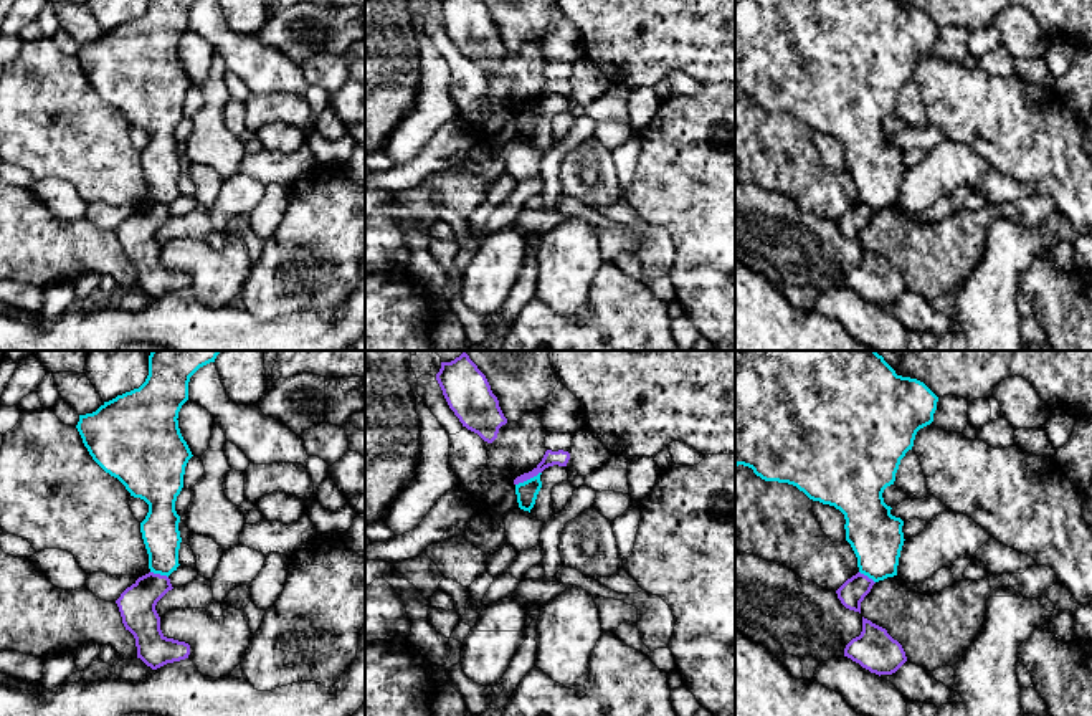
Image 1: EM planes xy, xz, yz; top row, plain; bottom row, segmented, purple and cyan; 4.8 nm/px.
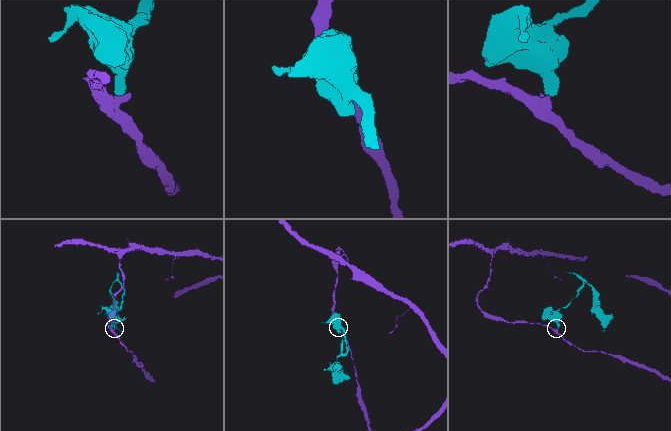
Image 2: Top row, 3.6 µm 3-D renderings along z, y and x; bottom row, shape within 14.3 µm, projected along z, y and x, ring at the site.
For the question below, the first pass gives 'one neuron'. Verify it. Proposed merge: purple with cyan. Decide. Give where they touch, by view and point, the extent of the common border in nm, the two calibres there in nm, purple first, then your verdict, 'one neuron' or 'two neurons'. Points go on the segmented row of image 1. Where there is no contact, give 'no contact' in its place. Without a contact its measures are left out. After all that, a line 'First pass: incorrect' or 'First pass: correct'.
xz (527, 478) | 140 nm | 70/100 nm | two neurons
First pass: incorrect

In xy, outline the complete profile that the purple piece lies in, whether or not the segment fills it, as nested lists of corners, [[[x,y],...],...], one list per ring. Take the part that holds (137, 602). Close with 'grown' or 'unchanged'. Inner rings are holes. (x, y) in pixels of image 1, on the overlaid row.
[[[149,572],[116,600],[126,630],[135,638],[137,658],[152,670],[185,660],[190,655],[188,643],[167,638],[160,630],[155,605],[172,589],[167,575]]]; unchanged

